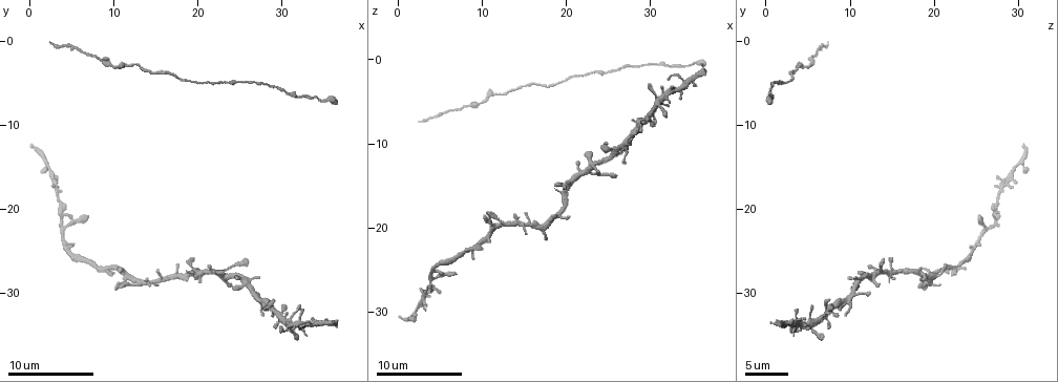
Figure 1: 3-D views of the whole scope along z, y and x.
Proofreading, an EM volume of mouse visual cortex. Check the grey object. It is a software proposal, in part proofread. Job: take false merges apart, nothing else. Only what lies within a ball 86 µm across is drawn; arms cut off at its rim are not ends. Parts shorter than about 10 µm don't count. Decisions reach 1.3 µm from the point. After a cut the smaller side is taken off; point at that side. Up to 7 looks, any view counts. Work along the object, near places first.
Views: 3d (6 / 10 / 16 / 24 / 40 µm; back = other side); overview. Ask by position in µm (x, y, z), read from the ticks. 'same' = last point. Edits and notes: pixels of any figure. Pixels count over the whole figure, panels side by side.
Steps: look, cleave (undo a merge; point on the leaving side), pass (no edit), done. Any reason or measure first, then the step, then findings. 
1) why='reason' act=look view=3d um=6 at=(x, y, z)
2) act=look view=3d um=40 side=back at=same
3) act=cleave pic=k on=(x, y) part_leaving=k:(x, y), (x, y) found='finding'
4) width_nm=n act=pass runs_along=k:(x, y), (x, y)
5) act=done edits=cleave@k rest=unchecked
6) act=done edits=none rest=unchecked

act=look view=3d um=6 at=(19.4, 5.0, 2.6)

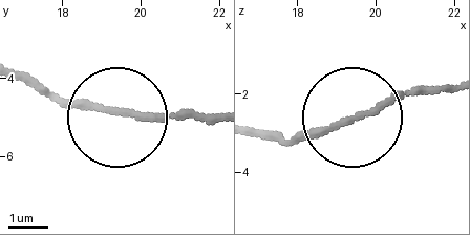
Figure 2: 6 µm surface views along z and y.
act=pass found='one neuron here'

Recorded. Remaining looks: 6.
why='calibre changes' act=look view=3d um=10 at=(12.2, 2.8, 4.2)

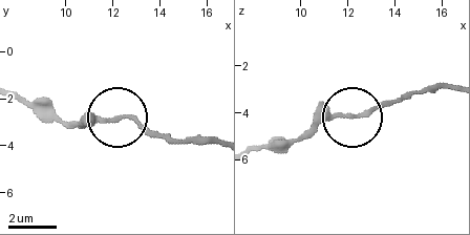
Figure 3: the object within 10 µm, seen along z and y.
why='closer look' act=look view=3d um=6 at=(12.1, 2.9, 4.2)

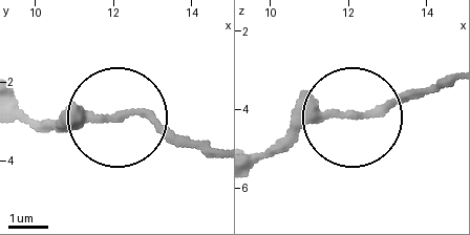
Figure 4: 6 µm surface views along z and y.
act=pass found='continuous, no second neuron'

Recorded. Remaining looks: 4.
why='two arms in line, one across' act=look view=3d um=10 at=(3.0, 17.6, 28.0)

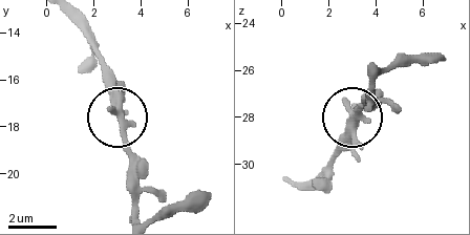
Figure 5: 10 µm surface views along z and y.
act=look view=3d um=10 side=back at=(3.2, 17.5, 28.0)

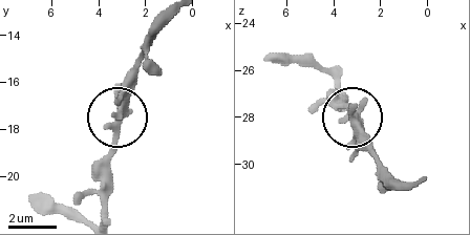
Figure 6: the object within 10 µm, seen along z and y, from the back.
arms=3 act=pass runs_along=6:(103, 214), (111, 130), (133, 71) found='continuous, no second neuron'

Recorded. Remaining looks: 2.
act=done edits=none rest=unchecked

